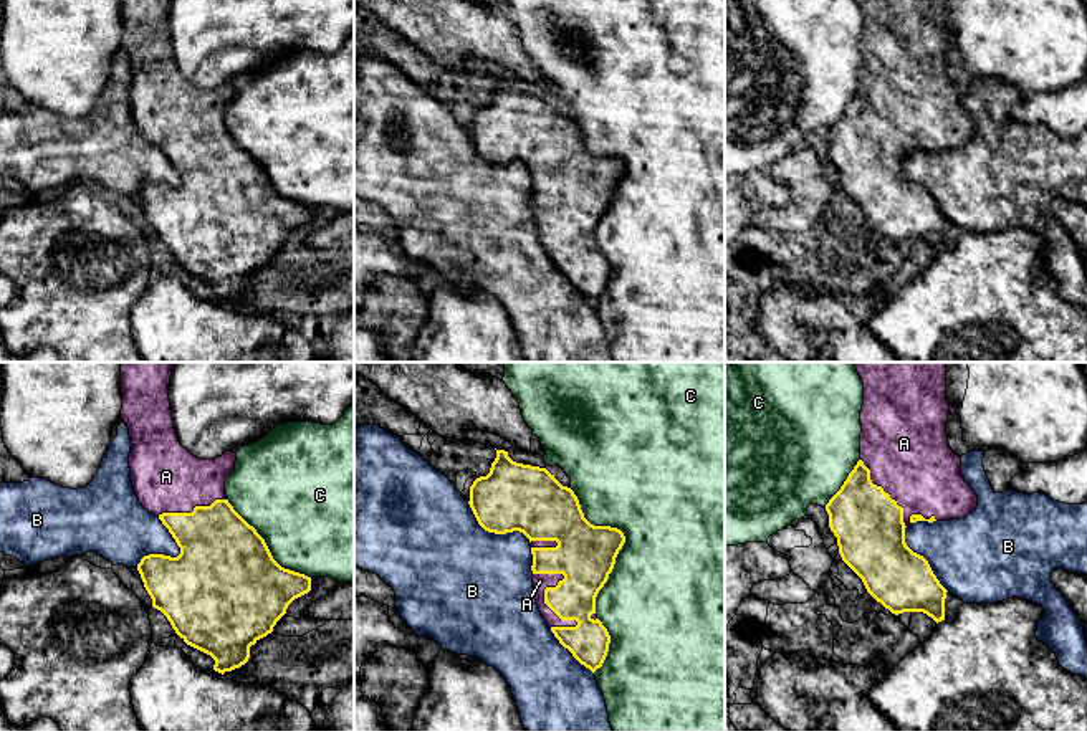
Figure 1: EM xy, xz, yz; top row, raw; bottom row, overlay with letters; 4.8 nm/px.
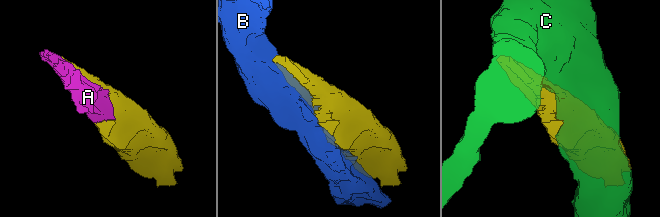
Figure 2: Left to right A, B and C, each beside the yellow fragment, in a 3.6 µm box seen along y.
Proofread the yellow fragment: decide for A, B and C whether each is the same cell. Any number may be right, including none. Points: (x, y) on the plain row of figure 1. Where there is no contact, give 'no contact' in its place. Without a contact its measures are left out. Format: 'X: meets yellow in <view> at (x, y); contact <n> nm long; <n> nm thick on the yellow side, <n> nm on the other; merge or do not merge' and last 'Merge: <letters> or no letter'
A: meets yellow in xz at (545, 219); contact 340 nm long; 280 nm thick on the yellow side, 80 nm on the other; merge
B: meets yellow in xy at (174, 187); contact 280 nm long; 500 nm thick on the yellow side, 260 nm on the other; do not merge
C: meets yellow in xz at (624, 169); contact 600 nm long; 280 nm thick on the yellow side, 500 nm on the other; do not merge
Merge: A

